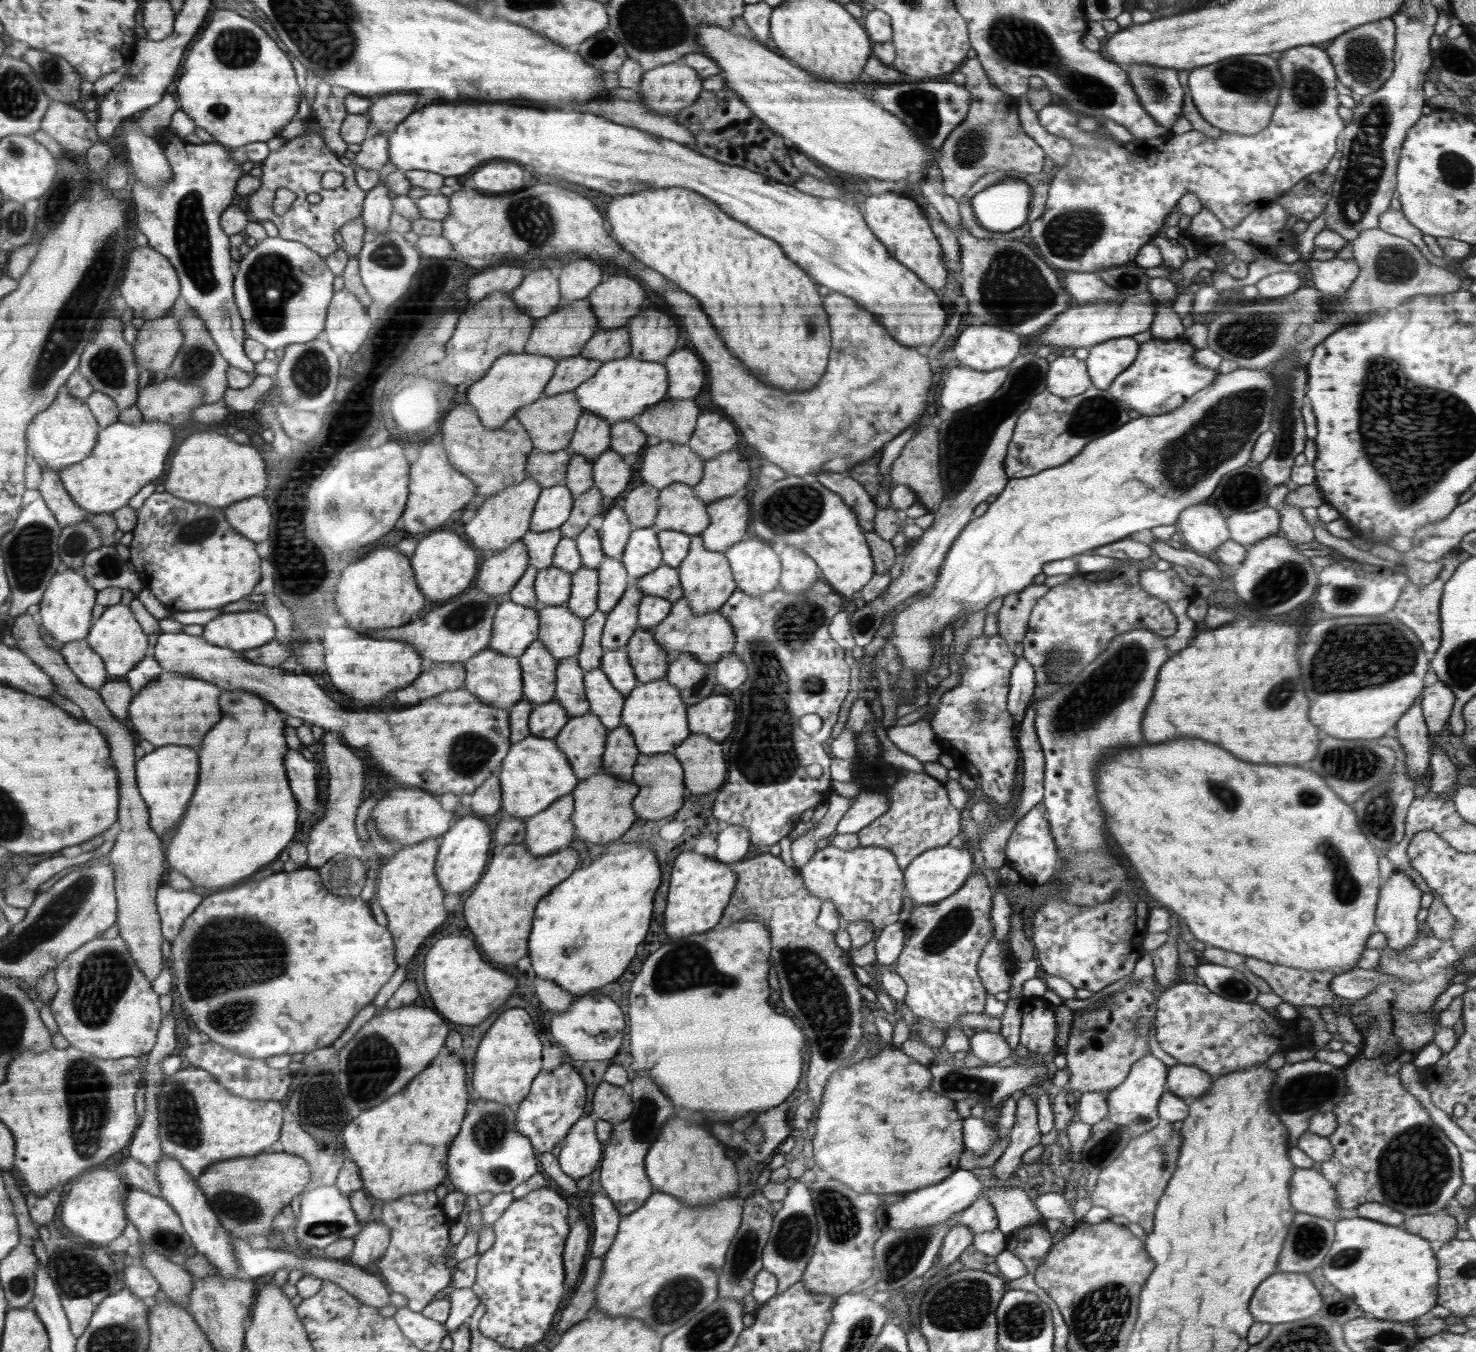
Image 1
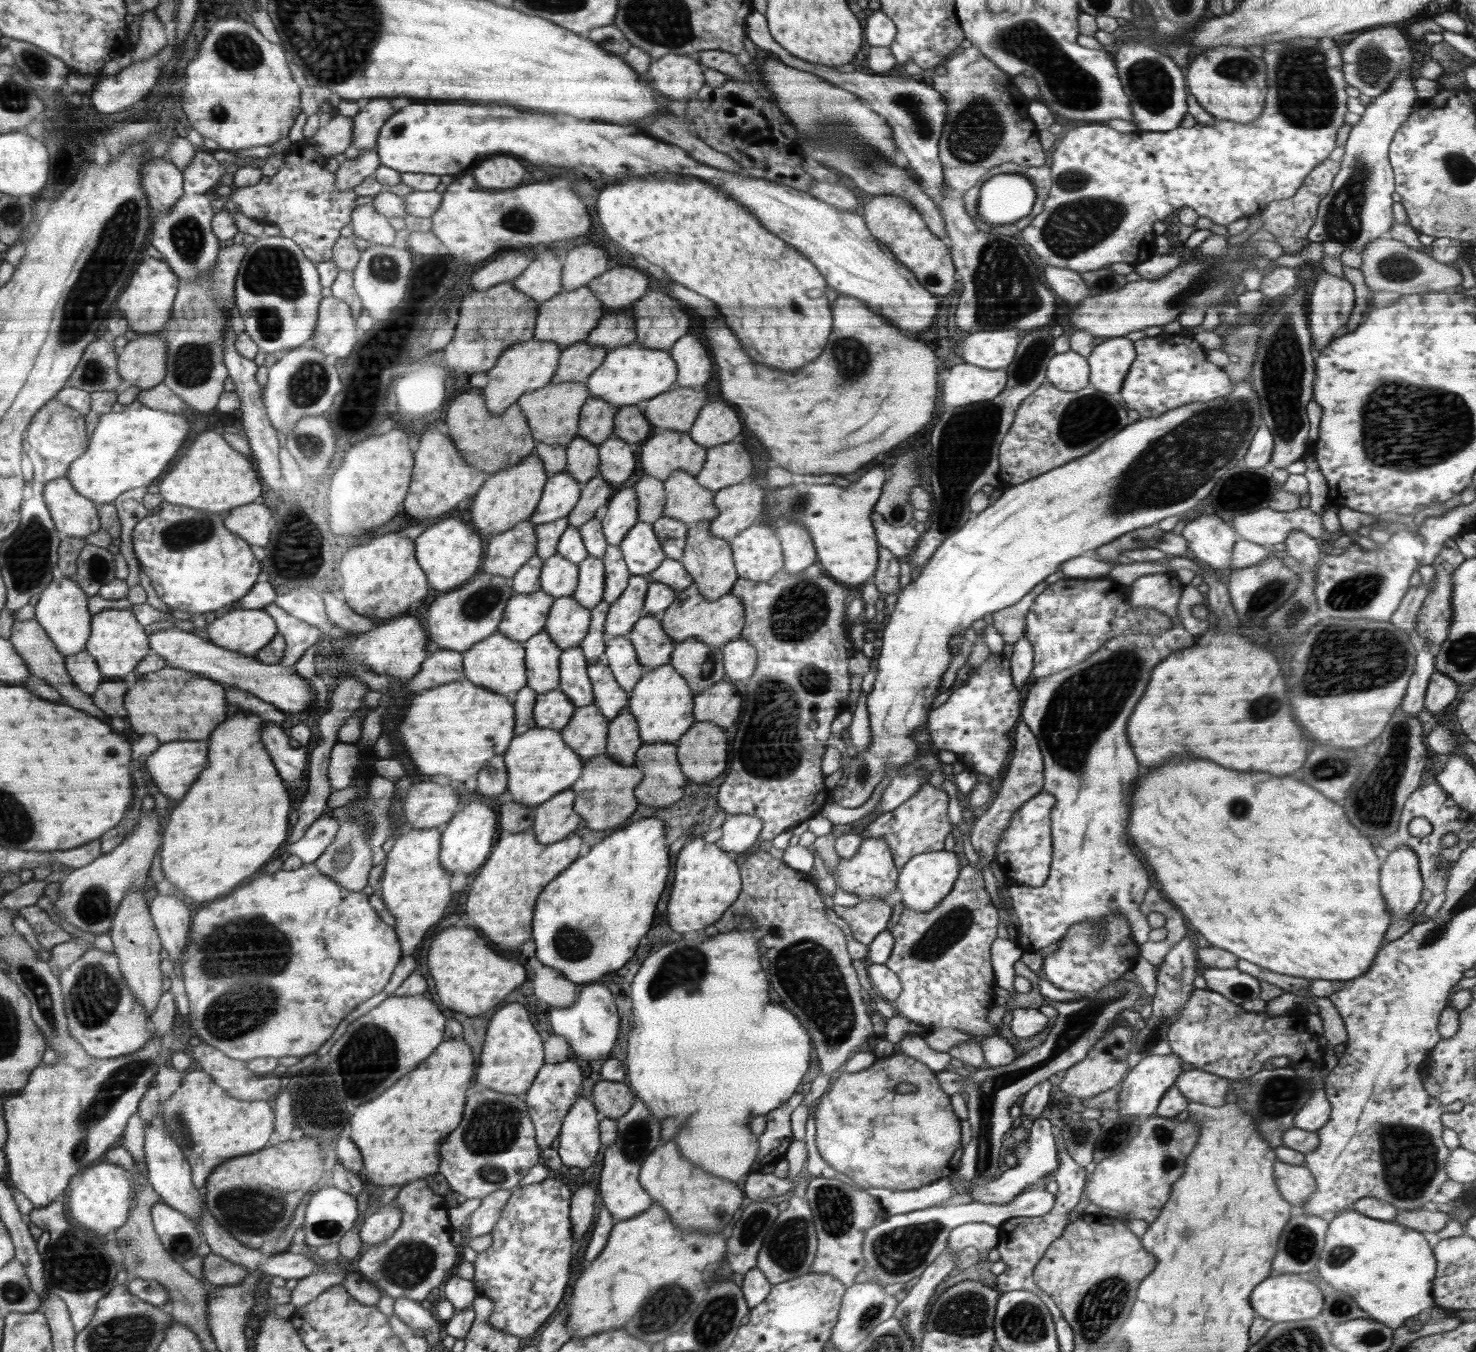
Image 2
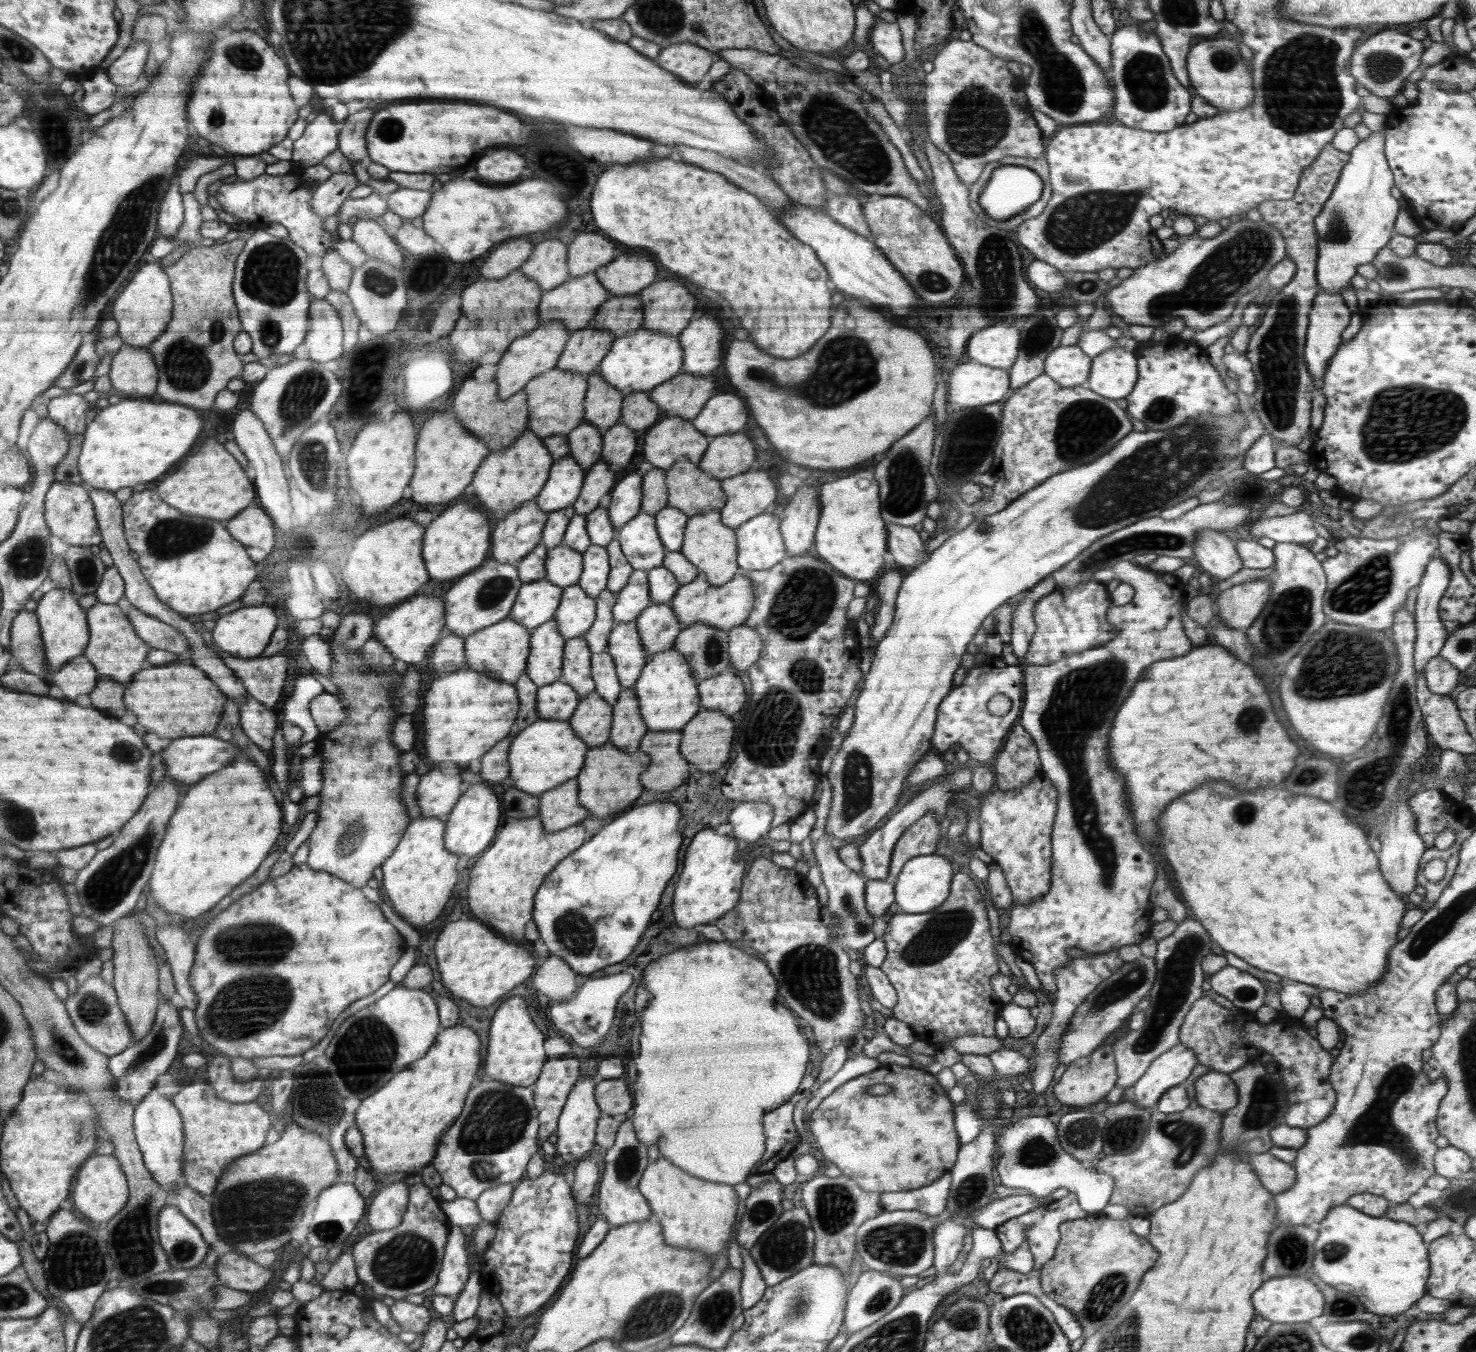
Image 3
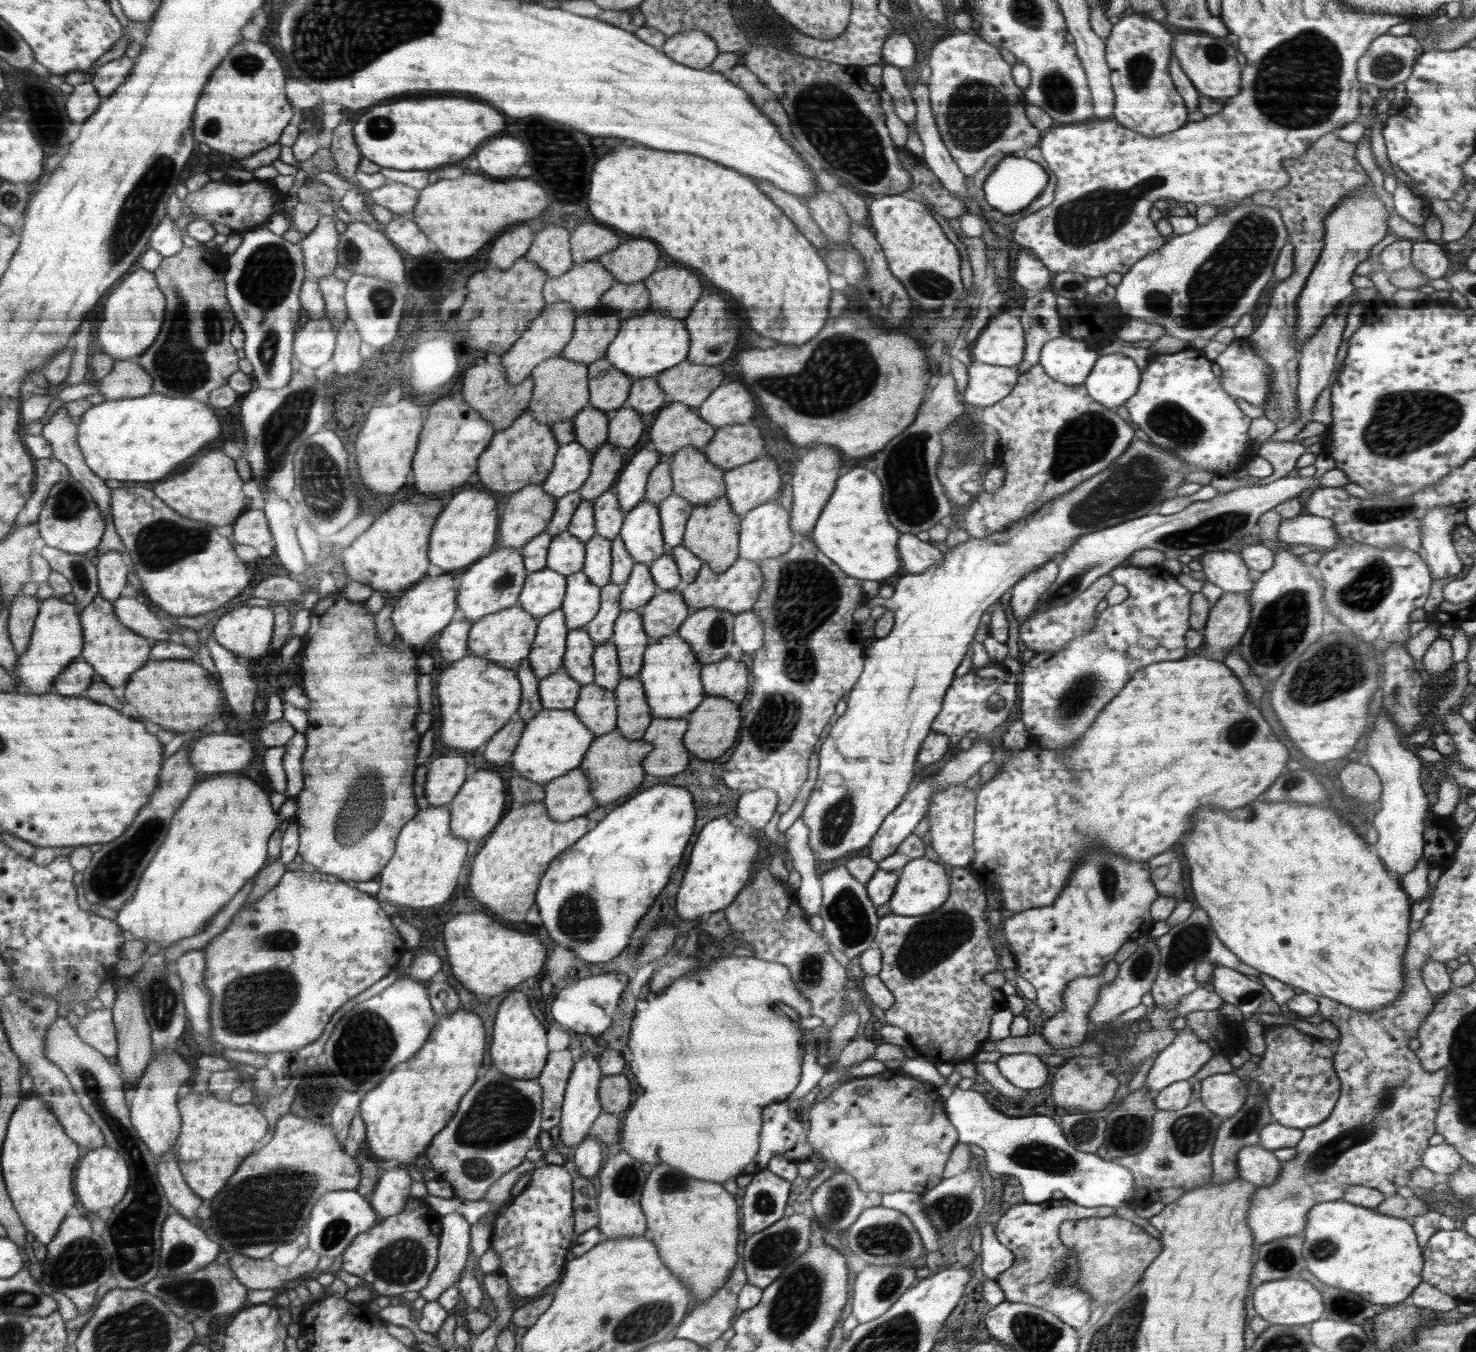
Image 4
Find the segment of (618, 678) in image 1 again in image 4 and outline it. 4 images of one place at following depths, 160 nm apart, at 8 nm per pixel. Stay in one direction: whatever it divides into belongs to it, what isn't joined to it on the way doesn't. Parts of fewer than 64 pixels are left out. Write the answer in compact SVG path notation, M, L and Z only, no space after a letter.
M643 607L624 610L618 615L610 641L618 649L622 678L637 676L643 667L643 658L650 645L650 637L643 628Z

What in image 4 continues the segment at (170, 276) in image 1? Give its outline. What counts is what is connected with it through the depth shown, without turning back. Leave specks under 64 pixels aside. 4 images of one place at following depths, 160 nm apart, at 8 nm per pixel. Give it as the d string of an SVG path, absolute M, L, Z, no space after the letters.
M140 268L136 272L132 272L126 280L122 280L116 288L112 290L109 300L106 300L104 306L104 318L98 324L98 344L102 346L104 352L114 359L131 359L135 360L142 355L147 348L152 346L156 340L158 333L161 331L161 326L164 320L166 299L164 293L158 286L154 272Z

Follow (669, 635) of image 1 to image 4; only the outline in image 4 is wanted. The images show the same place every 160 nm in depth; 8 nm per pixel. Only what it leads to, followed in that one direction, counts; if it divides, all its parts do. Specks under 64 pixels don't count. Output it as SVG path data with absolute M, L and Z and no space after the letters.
M737 557L735 564L728 571L720 574L712 572L708 563L704 562L695 581L686 586L682 595L687 603L689 614L694 614L701 608L713 606L720 610L729 610L732 614L737 615L751 610L759 597L762 583L763 576L758 561L754 562L753 560Z

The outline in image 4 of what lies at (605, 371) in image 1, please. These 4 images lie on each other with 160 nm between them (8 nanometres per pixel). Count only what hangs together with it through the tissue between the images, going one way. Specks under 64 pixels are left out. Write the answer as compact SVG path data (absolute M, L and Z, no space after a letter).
M649 307L640 316L622 320L622 326L604 357L632 381L638 378L655 378L669 368L688 360L691 352L688 344L691 344L691 335L685 319L656 314Z

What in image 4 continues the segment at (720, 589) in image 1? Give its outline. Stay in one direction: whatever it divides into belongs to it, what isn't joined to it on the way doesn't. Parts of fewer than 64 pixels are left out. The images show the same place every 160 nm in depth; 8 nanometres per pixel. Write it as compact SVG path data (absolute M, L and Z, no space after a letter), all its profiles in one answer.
M726 495L708 504L695 506L687 520L681 546L686 547L703 562L708 563L712 572L716 574L726 572L735 564L739 556L741 520L742 517L738 516L731 507L731 501Z

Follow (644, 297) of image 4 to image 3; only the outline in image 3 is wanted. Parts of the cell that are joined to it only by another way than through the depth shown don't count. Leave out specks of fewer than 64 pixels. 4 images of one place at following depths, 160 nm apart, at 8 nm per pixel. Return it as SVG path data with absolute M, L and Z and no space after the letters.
M637 293L624 296L611 296L594 318L595 328L609 330L616 338L622 338L627 334L643 327L643 301Z

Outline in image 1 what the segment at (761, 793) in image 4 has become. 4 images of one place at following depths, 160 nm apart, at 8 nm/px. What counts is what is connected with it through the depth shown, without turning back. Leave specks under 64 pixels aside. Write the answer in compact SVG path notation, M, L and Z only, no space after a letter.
M728 825L717 834L715 859L728 864L736 863L744 858L750 850L750 833L743 826Z

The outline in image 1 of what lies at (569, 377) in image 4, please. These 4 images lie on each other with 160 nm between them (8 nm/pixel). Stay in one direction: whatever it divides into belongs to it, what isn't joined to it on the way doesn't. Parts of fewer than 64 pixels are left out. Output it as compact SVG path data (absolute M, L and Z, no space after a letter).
M574 391L563 392L562 395L542 397L534 401L532 405L523 407L515 413L515 418L520 421L531 436L535 447L544 452L556 452L566 449L575 435L580 416L583 415L583 406Z

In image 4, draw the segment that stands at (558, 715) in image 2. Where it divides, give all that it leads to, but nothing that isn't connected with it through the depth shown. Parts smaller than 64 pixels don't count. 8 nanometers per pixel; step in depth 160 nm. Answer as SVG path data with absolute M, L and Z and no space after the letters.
M563 666L538 683L540 702L548 710L573 709L582 689L583 685L574 677L568 676Z

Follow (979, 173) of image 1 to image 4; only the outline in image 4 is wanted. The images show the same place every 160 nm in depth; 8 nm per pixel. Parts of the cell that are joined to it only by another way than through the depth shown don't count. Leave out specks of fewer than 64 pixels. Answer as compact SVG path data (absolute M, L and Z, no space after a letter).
M962 31L938 42L931 50L928 65L932 68L927 84L930 108L944 146L965 176L973 177L984 166L984 162L998 152L1010 154L1038 146L1043 132L1028 120L1025 113L1028 102L1024 90L1016 86L1011 77L1011 66L1002 59L996 46L984 42L979 35Z

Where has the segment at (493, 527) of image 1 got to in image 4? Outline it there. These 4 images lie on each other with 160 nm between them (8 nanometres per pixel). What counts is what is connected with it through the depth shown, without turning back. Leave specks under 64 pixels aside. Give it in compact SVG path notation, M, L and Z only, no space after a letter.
M530 408L526 409L508 429L495 433L490 446L480 456L478 478L480 486L485 490L497 492L503 499L514 492L523 490L529 484L542 484L551 475L555 465L555 456L559 452L559 444L554 439L551 426L540 423Z

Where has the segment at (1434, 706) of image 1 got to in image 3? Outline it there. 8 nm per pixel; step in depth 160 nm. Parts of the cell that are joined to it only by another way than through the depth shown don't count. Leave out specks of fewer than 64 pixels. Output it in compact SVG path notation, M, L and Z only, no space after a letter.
M1439 654L1429 660L1424 671L1428 688L1434 694L1451 694L1458 686L1460 671Z

